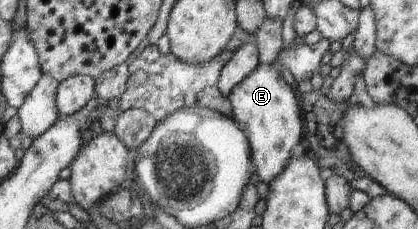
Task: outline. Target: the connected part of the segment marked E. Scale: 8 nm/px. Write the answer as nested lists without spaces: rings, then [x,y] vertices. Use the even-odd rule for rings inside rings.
[[[261,65],[244,78],[228,96],[233,109],[233,118],[245,133],[250,144],[250,153],[254,164],[254,178],[266,184],[275,180],[289,164],[293,156],[291,150],[304,143],[304,120],[302,108],[291,89],[283,79],[281,71],[273,65]]]

